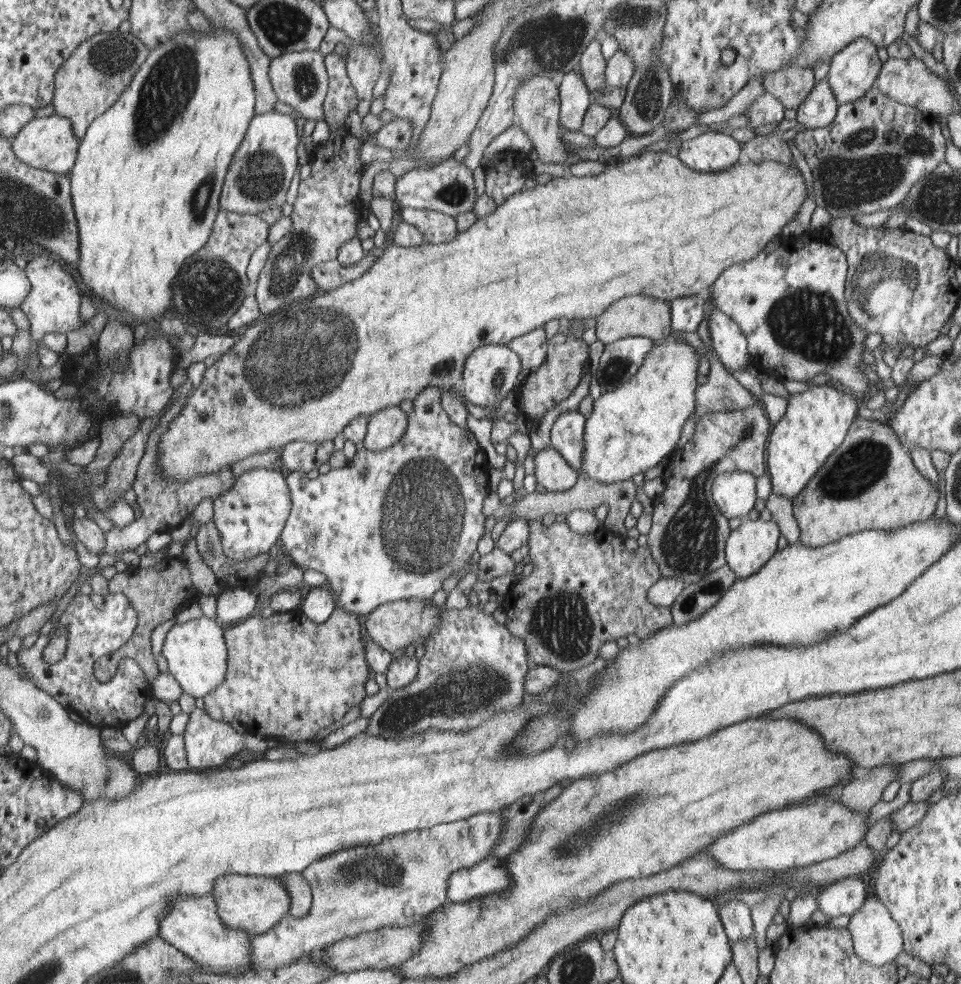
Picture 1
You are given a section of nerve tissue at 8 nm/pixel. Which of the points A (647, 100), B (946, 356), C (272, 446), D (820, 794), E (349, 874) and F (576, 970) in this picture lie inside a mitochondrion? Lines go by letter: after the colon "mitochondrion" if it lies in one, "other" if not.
A: mitochondrion
B: other
C: other
D: other
E: mitochondrion
F: mitochondrion

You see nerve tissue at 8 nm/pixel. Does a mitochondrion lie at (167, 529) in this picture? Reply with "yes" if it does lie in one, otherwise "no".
no

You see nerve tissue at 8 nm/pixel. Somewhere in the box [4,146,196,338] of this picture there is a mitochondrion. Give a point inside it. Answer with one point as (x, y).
(47, 220)

